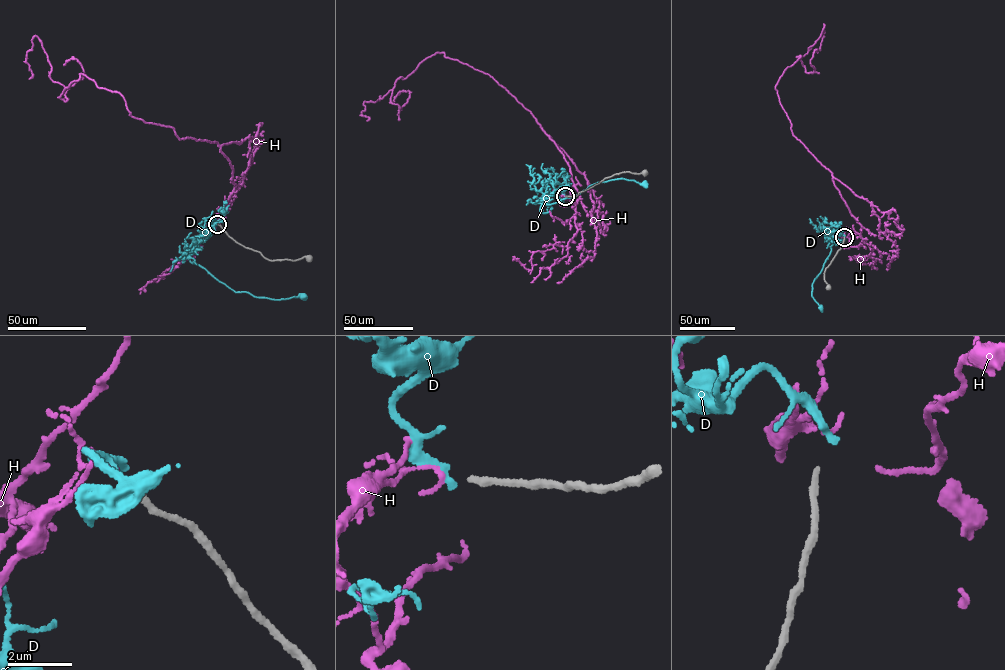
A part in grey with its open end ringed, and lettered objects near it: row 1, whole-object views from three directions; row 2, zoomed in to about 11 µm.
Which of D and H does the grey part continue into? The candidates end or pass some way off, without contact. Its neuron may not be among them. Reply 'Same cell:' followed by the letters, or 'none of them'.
Same cell: none of them

